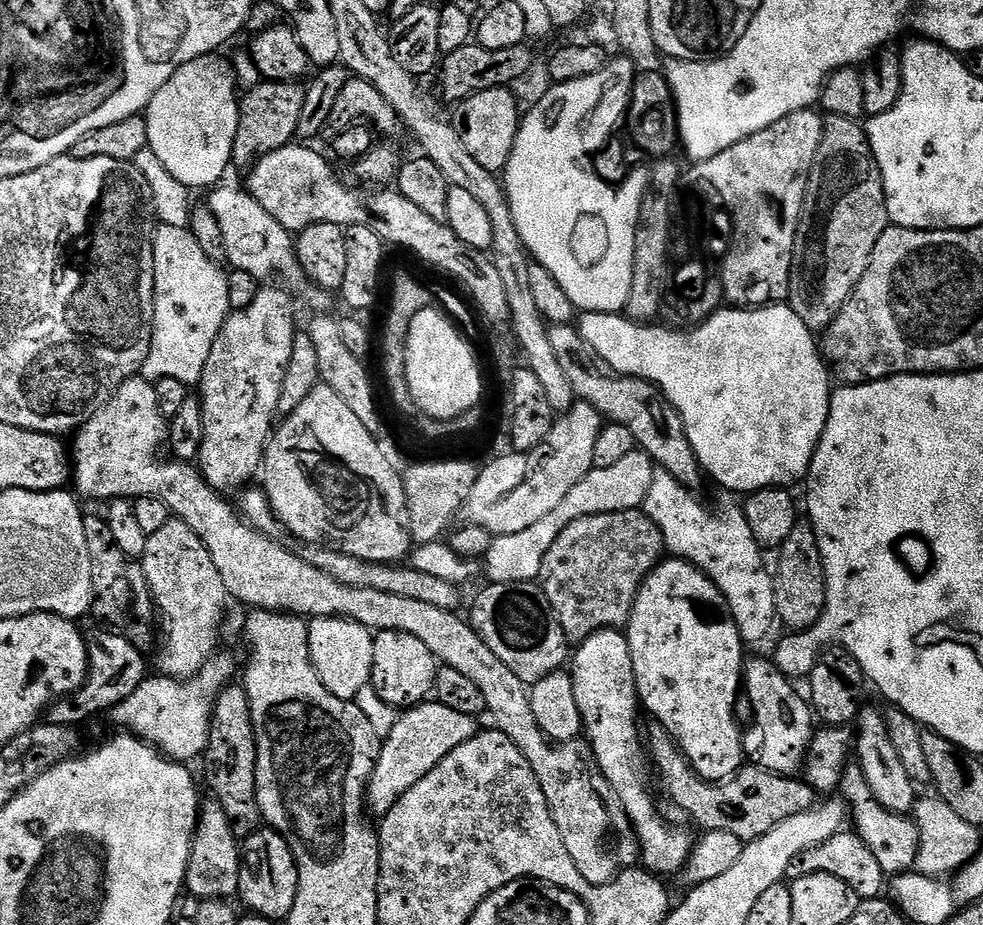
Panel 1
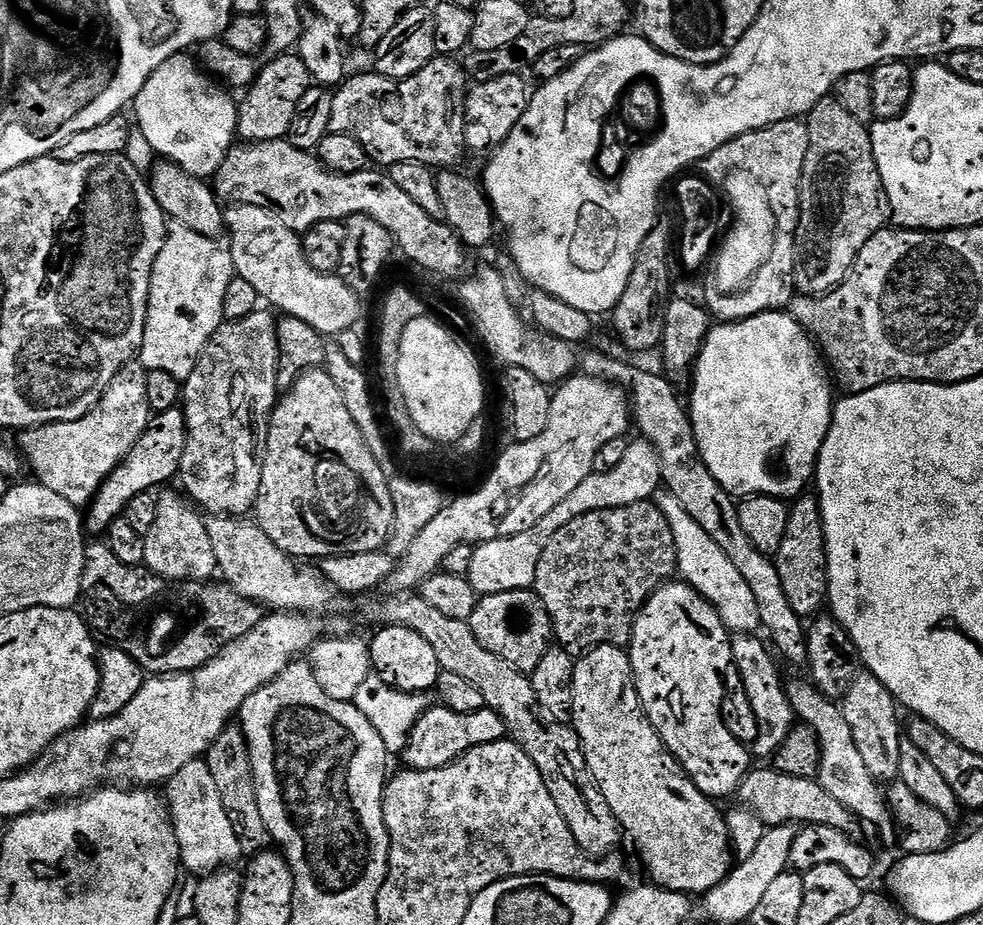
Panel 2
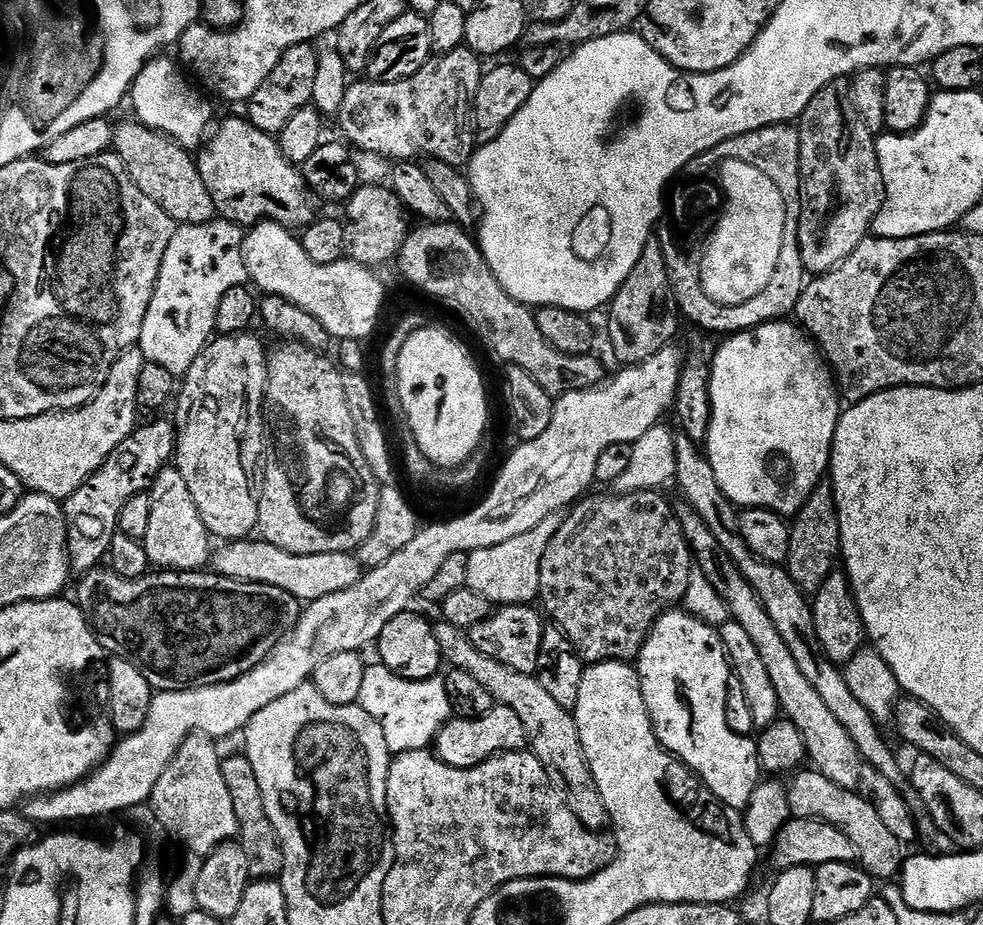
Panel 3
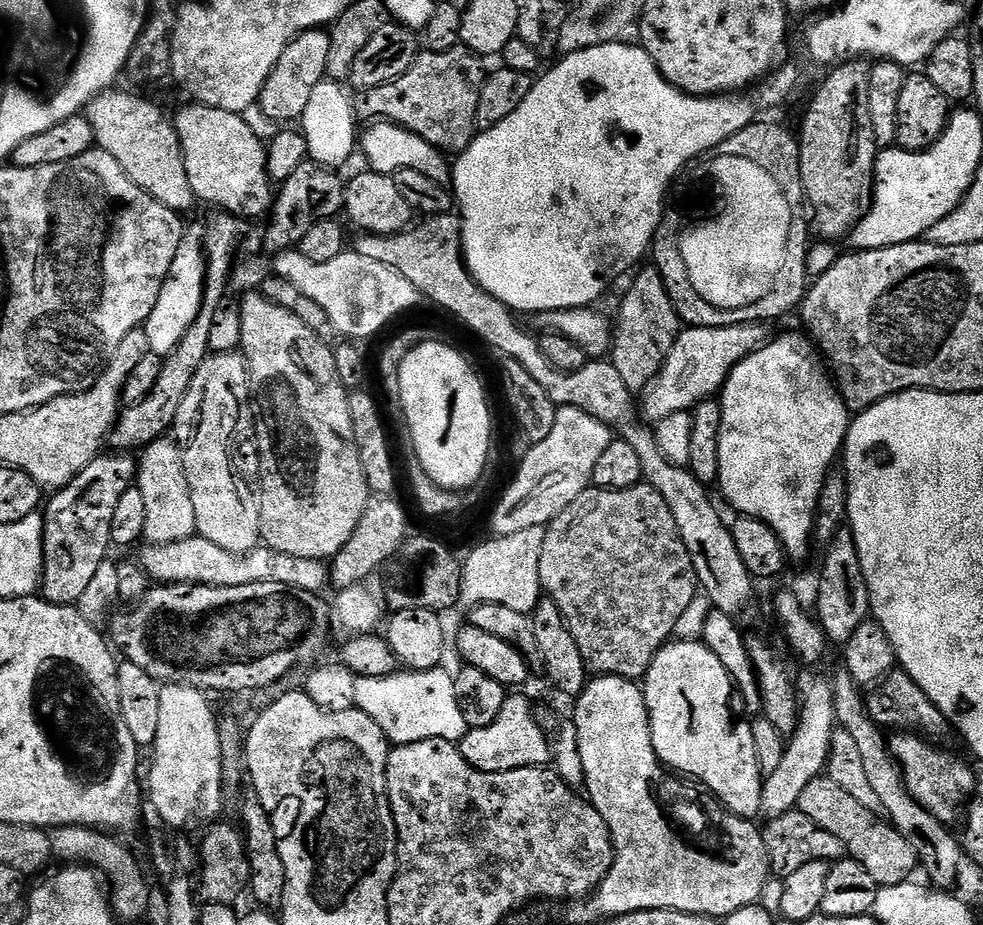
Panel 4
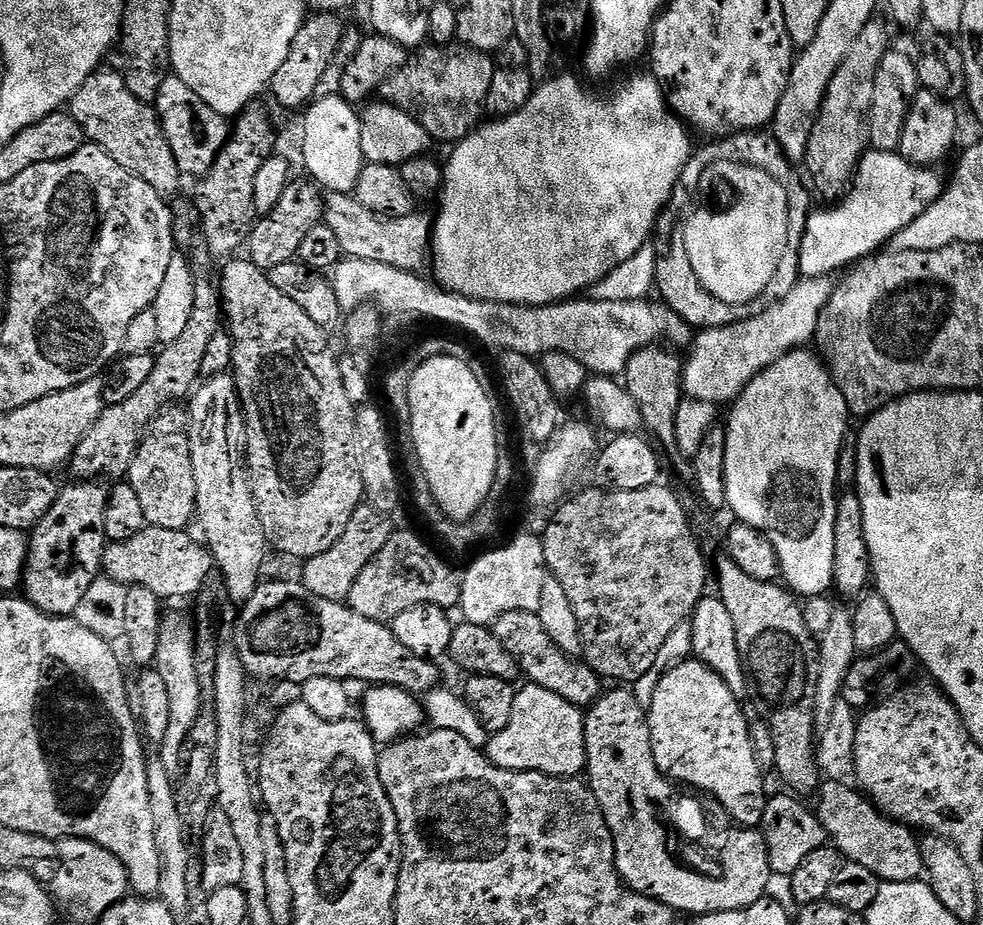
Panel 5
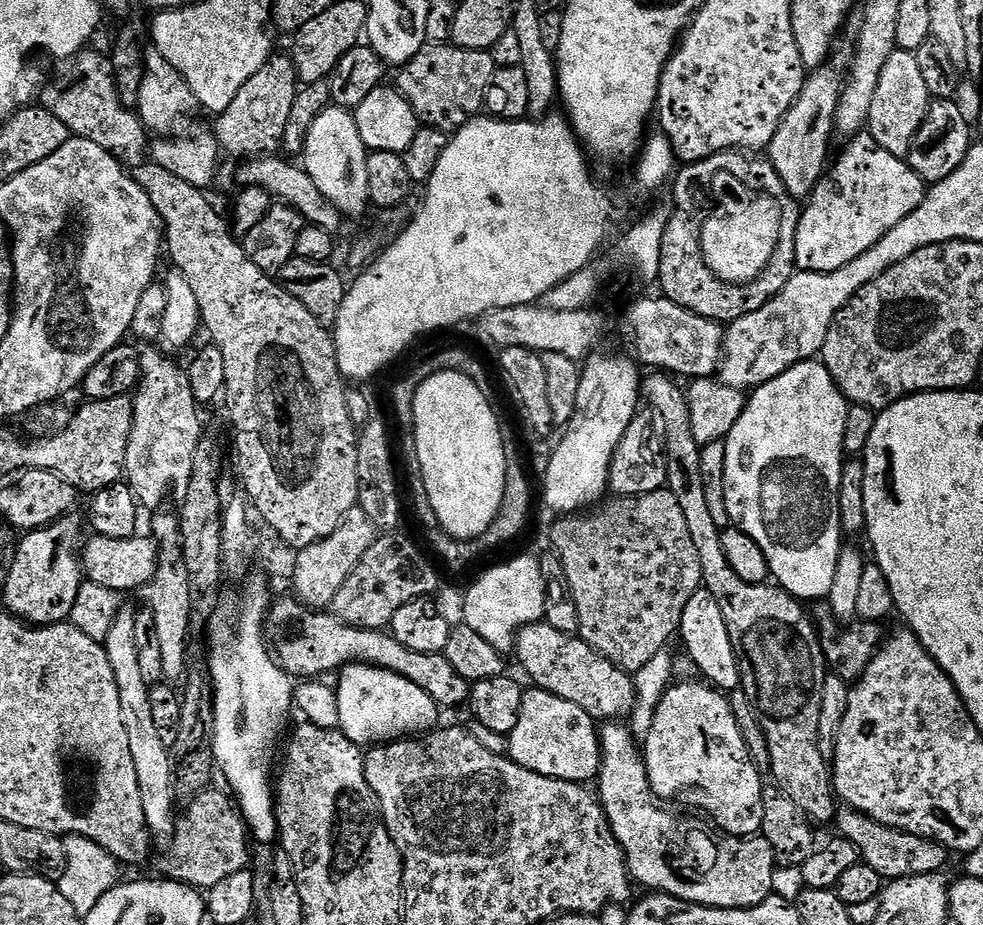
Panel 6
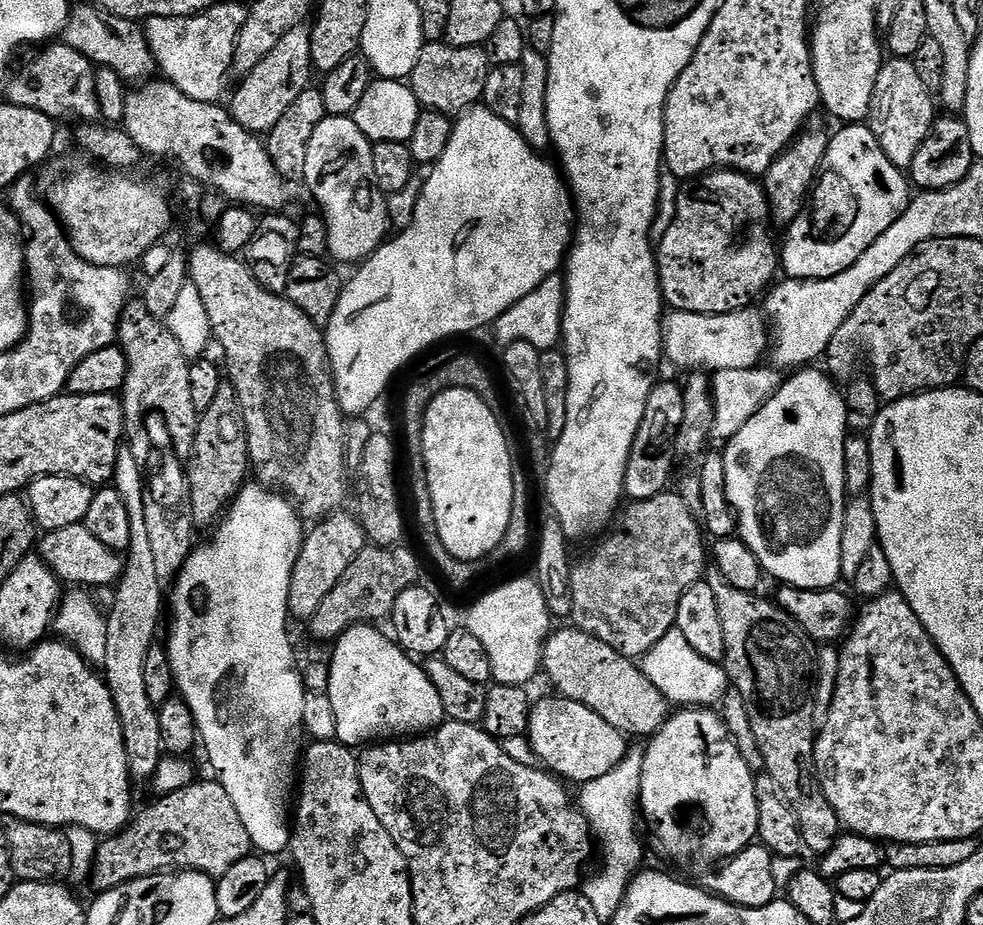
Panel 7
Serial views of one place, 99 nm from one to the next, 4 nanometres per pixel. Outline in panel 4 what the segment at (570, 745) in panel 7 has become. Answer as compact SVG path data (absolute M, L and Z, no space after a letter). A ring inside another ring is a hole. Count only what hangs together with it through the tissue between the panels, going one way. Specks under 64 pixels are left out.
M520 694L504 697L502 711L490 726L469 728L458 743L462 758L483 772L509 772L519 768L543 768L549 763L552 747L548 745L548 733L539 722L537 713L532 713L532 704Z

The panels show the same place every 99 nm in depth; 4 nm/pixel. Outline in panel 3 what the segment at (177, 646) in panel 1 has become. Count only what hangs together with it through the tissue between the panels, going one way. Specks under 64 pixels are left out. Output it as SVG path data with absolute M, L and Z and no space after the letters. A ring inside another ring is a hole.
M175 466L166 467L158 478L154 478L150 495L150 523L146 525L146 538L142 541L149 565L173 572L203 569L213 555L214 544L211 544L206 522L202 522L202 514L198 514L198 506L186 486L186 478L182 478Z

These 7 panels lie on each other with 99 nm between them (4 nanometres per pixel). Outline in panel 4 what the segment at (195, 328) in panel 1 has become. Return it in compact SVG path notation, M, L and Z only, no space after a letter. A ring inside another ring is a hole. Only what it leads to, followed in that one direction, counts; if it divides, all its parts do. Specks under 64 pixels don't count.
M185 227L184 237L178 246L178 254L174 254L174 262L170 262L170 274L162 286L162 294L158 294L158 302L150 314L150 318L142 325L148 339L149 352L156 352L162 357L171 354L182 342L186 330L194 326L194 318L200 313L204 301L204 230L203 227Z

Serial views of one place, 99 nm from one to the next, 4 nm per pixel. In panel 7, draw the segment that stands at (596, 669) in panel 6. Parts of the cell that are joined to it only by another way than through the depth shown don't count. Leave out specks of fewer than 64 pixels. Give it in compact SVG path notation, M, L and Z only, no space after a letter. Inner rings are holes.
M575 626L568 628L557 627L544 641L544 658L542 661L543 675L548 675L548 680L553 684L555 691L565 700L582 702L598 718L606 718L610 726L614 726L619 732L623 732L625 737L644 736L651 738L668 721L670 715L670 705L668 699L646 678L643 667L635 659L618 654L614 646L606 646L598 638L586 634L582 629Z

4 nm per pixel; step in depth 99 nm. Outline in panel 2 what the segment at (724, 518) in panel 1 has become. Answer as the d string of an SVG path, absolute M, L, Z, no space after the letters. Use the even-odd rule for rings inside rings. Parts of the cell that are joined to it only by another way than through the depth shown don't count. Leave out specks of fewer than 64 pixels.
M661 490L656 493L654 503L662 510L662 514L666 514L670 522L670 531L674 534L674 550L678 554L676 570L679 579L694 590L698 590L698 594L702 594L702 598L706 598L706 602L710 602L710 606L718 610L718 618L722 618L729 633L759 633L761 626L758 618L758 602L754 599L749 584L742 579L742 573L735 568L734 562L730 562L730 558L726 558L726 553L718 547L714 538L710 538L710 534L706 534L706 530L702 530L702 526L698 526L698 522L694 522L694 518L690 518L686 510L682 510L674 494Z

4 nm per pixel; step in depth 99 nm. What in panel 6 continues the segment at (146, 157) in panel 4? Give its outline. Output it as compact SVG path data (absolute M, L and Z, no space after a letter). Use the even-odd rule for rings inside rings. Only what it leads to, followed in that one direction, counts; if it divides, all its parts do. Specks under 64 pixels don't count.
M85 50L63 65L57 80L49 79L38 93L39 107L50 110L54 118L66 122L72 136L98 142L102 150L112 153L121 162L145 159L150 136L139 115L118 98L111 59L100 52Z

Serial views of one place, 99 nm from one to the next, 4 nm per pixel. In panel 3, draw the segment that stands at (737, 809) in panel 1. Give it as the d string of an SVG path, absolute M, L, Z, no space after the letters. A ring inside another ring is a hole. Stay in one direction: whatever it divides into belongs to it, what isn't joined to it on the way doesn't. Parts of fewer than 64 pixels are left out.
M801 770L795 773L791 780L792 785L789 783L786 789L789 798L789 810L795 819L820 820L823 824L829 824L838 830L842 830L842 834L846 834L846 838L850 838L850 846L854 846L859 867L863 868L873 881L888 880L884 882L892 882L899 877L906 859L905 849L896 841L894 834L890 834L890 829L882 822L878 810L874 810L874 806L870 806L870 802L865 796L860 795L859 791L843 788L834 782L830 782L822 773L815 770Z

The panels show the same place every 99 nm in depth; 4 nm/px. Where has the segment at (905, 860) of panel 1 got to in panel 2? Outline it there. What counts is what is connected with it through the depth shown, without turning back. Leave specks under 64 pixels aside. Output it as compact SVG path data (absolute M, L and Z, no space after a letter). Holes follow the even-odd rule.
M796 680L787 685L790 706L796 712L799 723L810 726L814 734L818 736L820 747L820 784L838 802L842 802L844 809L848 811L861 825L873 828L882 839L888 840L894 836L894 821L892 812L888 809L888 801L881 785L866 770L862 759L862 753L858 746L854 746L854 734L850 731L850 722L846 722L846 714L843 707L837 701L823 696L816 689L815 684Z

